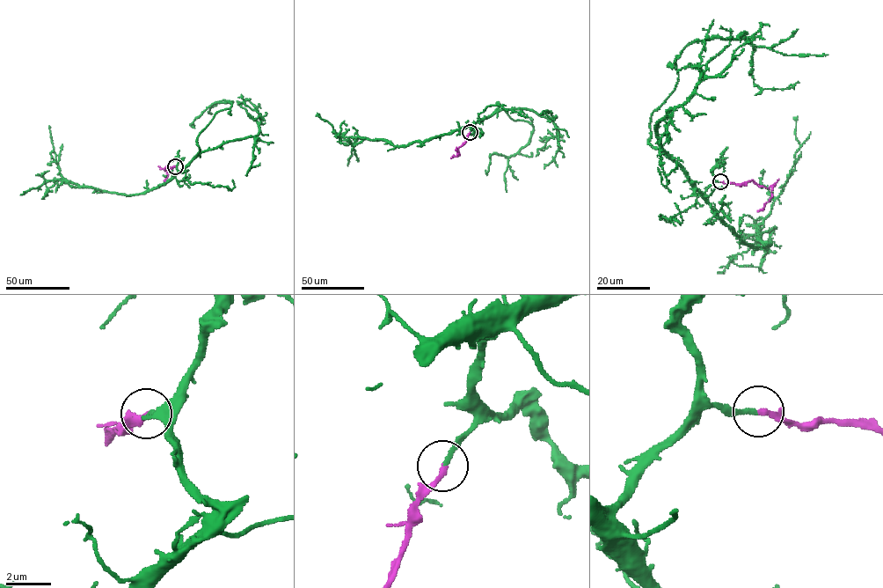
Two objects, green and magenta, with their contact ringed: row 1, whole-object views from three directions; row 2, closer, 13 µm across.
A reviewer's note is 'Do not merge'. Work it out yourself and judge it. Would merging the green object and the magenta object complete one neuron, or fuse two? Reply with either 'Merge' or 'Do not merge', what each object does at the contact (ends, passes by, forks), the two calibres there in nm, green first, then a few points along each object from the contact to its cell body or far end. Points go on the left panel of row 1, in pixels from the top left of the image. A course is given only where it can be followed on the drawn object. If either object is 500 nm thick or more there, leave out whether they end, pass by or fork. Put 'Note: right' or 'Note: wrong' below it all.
Merge. At the ring green ends. At the ring magenta ends. Thickness 180 nm (green) against 240 nm. Course of green: (175, 166), (178, 172), (172, 178), (137, 194), (127, 195), (79, 187), (67, 181), (59, 172), (48, 126). Course of magenta: (175, 166), (164, 169), (168, 175), (164, 181)
Note: wrong

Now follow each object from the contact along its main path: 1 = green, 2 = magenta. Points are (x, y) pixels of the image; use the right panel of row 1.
1: (720, 181), (704, 194), (716, 213), (747, 245), (769, 245), (757, 231), (794, 168), (798, 116)
2: (720, 181), (742, 184), (753, 180), (760, 187), (770, 187), (771, 197), (757, 211)

